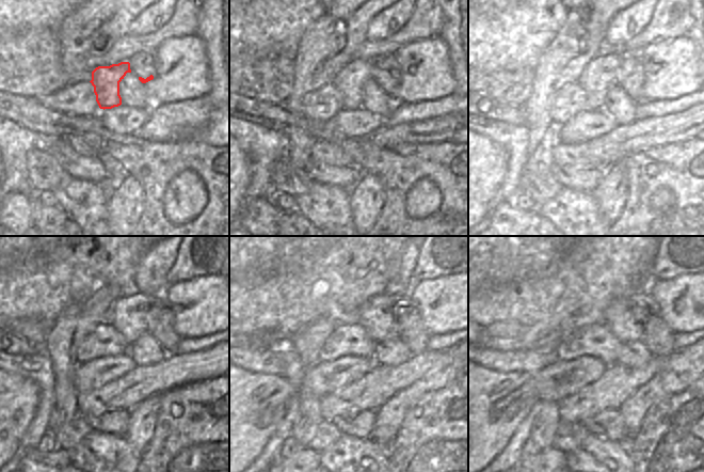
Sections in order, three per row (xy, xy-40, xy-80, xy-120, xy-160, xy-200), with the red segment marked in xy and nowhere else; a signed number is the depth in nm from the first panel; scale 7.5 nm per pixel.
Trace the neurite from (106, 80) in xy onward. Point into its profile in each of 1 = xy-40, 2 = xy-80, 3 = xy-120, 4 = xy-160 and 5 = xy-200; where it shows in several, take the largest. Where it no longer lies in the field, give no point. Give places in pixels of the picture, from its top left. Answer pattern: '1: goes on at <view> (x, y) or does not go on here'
1: goes on at xy-40 (350, 80)
2: goes on at xy-80 (601, 74)
3: goes on at xy-120 (131, 315)
4: goes on at xy-160 (382, 311)
5: goes on at xy-200 (622, 313)

